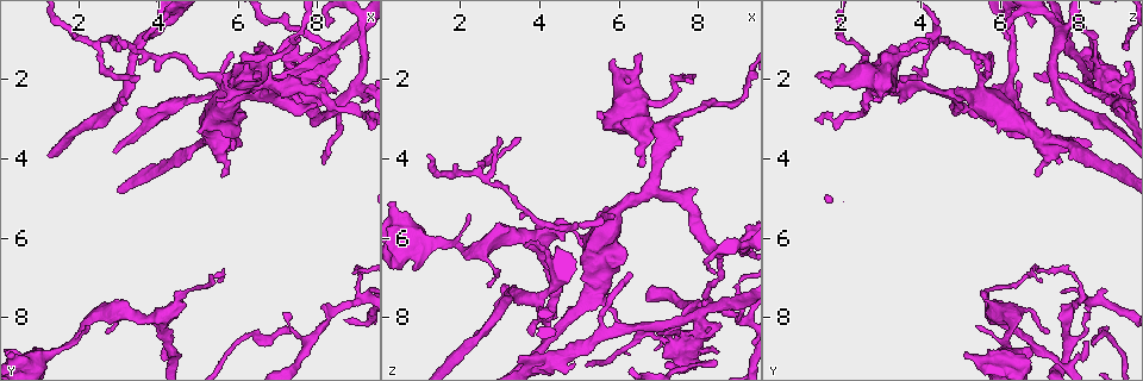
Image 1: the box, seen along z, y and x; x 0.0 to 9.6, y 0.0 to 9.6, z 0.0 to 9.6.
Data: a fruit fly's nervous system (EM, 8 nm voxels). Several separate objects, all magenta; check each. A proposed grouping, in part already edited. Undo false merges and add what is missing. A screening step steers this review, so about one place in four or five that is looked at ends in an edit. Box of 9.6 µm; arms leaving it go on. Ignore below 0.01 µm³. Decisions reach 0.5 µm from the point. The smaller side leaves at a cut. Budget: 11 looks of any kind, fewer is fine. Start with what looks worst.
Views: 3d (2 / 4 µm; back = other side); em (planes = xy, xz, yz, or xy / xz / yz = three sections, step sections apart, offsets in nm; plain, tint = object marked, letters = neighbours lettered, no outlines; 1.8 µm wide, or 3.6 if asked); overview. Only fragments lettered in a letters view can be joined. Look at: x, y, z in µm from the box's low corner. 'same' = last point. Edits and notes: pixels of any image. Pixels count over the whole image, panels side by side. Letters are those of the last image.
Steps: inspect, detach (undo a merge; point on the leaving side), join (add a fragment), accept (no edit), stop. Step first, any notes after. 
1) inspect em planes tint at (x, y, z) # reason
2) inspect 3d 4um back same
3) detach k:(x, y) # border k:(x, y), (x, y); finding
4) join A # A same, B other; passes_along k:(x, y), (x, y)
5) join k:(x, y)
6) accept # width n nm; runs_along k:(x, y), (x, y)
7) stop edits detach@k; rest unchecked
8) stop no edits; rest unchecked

inspect em planes letters at (3.85, 0.90, 8.40) # branch stops here

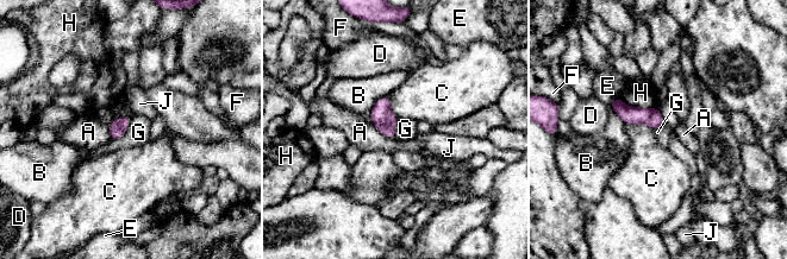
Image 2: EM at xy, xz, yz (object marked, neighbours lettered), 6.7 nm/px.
accept # A other, B other, C other, D other, E other, F other, G other, H other, J other; border 2:(131, 119), (126, 131), (112, 140); none of them fits

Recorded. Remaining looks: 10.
inspect 3d 4um at (5.55, 7.10, 7.05) # long arm stops here

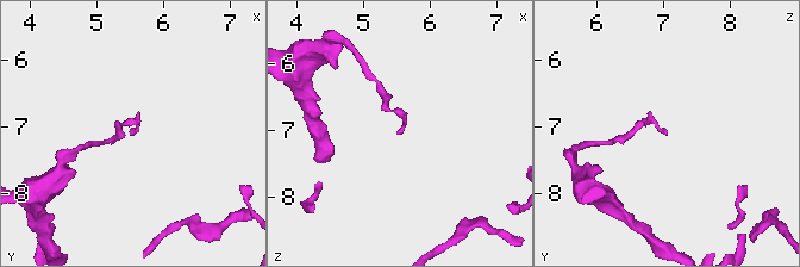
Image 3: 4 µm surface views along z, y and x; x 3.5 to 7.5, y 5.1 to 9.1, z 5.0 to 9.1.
inspect em xz step 16 tint at (5.55, 7.10, 7.05)

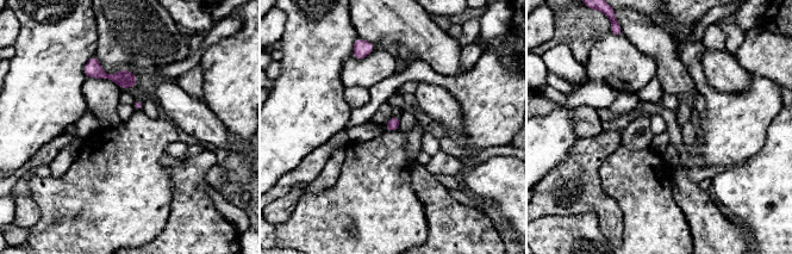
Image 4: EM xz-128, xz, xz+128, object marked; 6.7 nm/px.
inspect em planes letters same # another direction

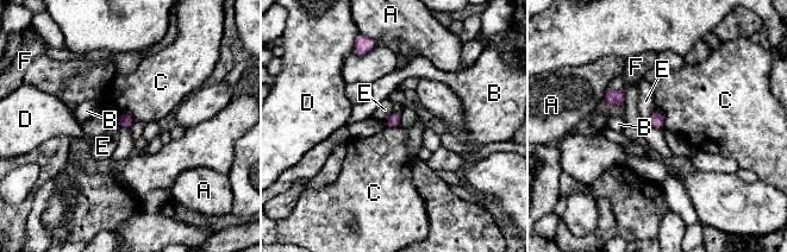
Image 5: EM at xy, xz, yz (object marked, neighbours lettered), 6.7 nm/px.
accept # width 80 nm; A other, B other, C other, D other, E other, F other; border 5:(655, 108), (661, 113), (664, 127); no lettered fragment goes on from it

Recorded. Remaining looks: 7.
inspect 3d 4um at (0.85, 8.70, 6.70) # thick end

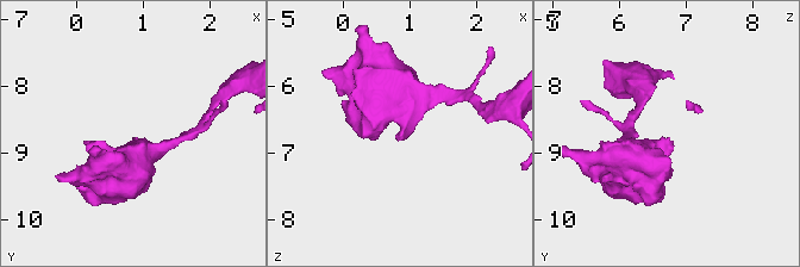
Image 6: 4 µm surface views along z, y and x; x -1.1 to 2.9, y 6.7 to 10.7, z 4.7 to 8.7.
inspect em yz step 8 tint at (0.80, 8.75, 6.75) # now the EM

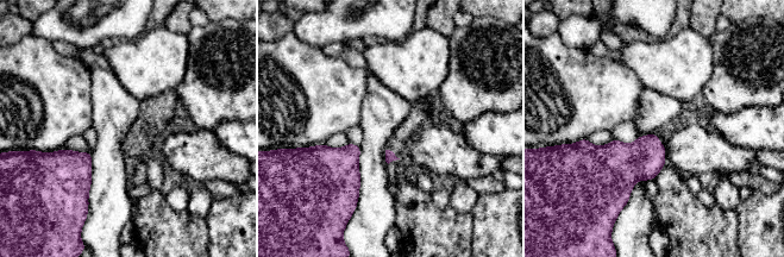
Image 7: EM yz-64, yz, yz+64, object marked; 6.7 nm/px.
inspect em planes letters same # cut it another way

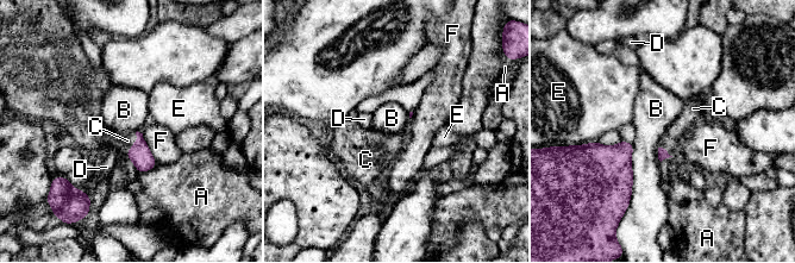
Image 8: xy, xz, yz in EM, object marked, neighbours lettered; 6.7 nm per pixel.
join C # longest_contact B 420 nm; A other, B other, C same, D other, E other, F other; it goes on there

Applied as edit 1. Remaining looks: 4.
inspect em planes letters at (8.55, 2.30, 8.90) # free end

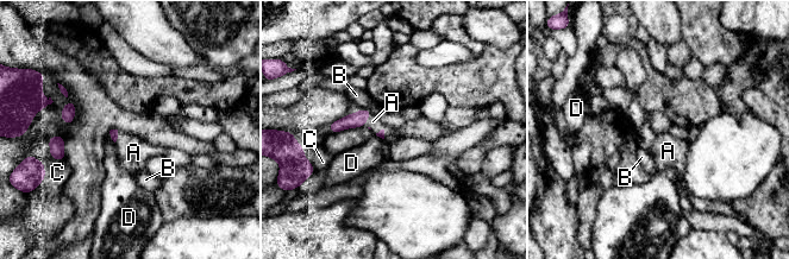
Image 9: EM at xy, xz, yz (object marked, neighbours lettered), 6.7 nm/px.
join A # A same, B other, C other, D other; it goes on there

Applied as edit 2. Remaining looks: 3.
stop edits join@8, join@9; rest unchecked

